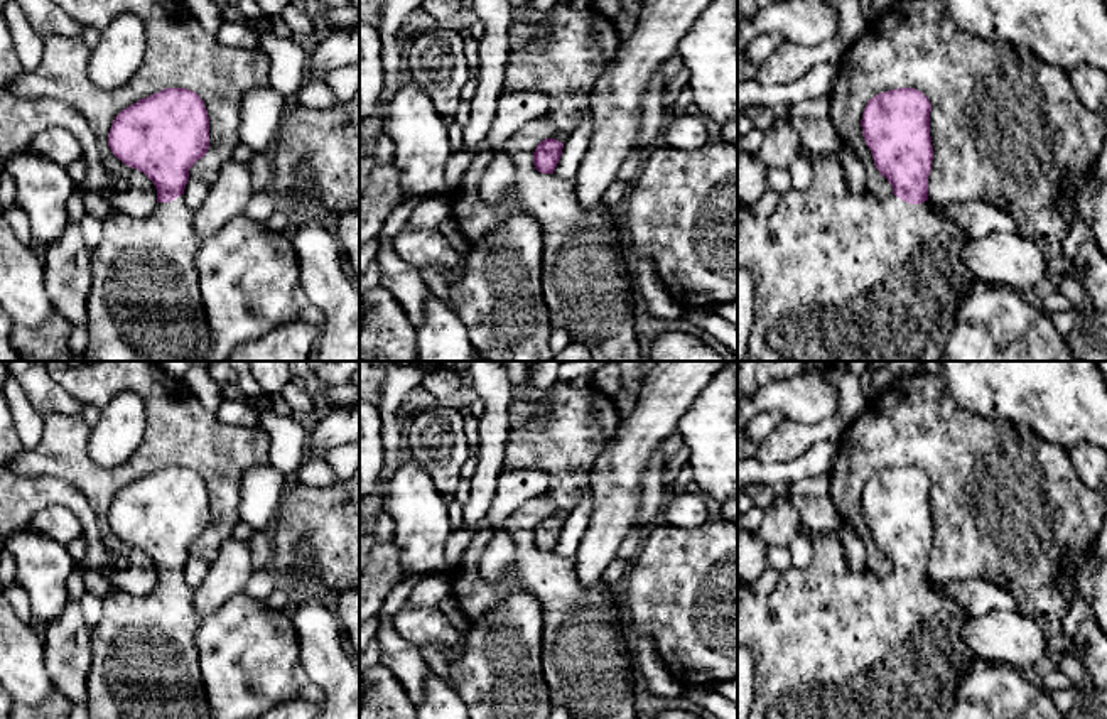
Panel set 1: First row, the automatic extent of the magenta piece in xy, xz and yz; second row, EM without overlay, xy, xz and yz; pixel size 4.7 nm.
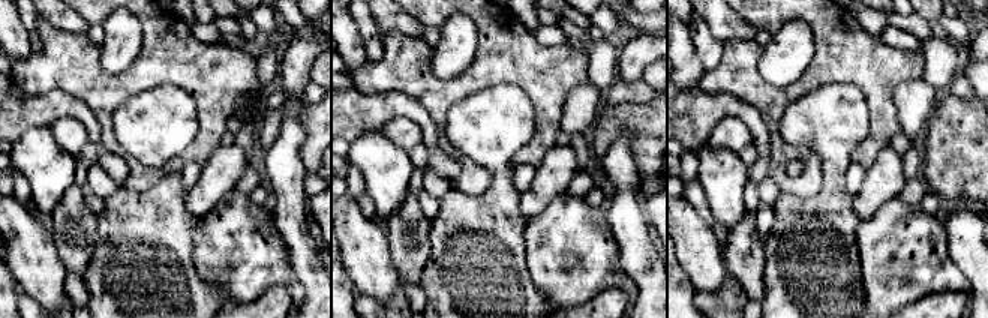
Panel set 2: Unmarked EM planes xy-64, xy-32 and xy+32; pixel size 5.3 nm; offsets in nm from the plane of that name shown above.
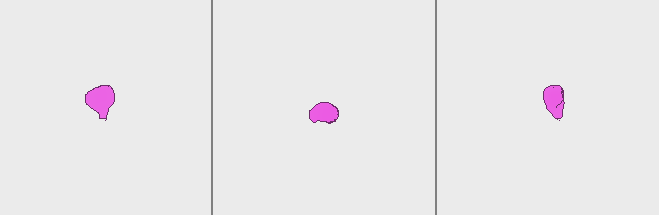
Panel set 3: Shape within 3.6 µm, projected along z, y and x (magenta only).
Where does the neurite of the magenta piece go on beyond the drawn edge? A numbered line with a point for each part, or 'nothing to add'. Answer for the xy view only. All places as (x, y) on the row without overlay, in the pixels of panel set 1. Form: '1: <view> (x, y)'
1: xy (145, 664)

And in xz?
1: xz (577, 424)

